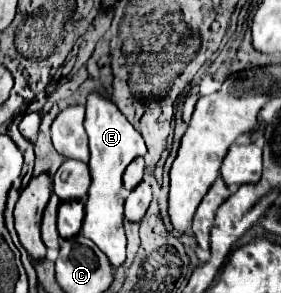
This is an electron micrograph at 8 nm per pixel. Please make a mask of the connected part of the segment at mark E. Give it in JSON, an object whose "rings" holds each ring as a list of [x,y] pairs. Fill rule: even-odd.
{"rings":[[[98,93],[88,95],[86,103],[86,121],[84,121],[88,139],[90,139],[90,175],[92,185],[84,205],[84,225],[82,235],[92,239],[110,259],[114,267],[122,265],[126,259],[126,235],[124,235],[124,197],[120,195],[123,181],[122,175],[128,163],[146,153],[146,145],[142,135],[126,121],[126,117],[118,111],[118,107],[104,99]]]}

